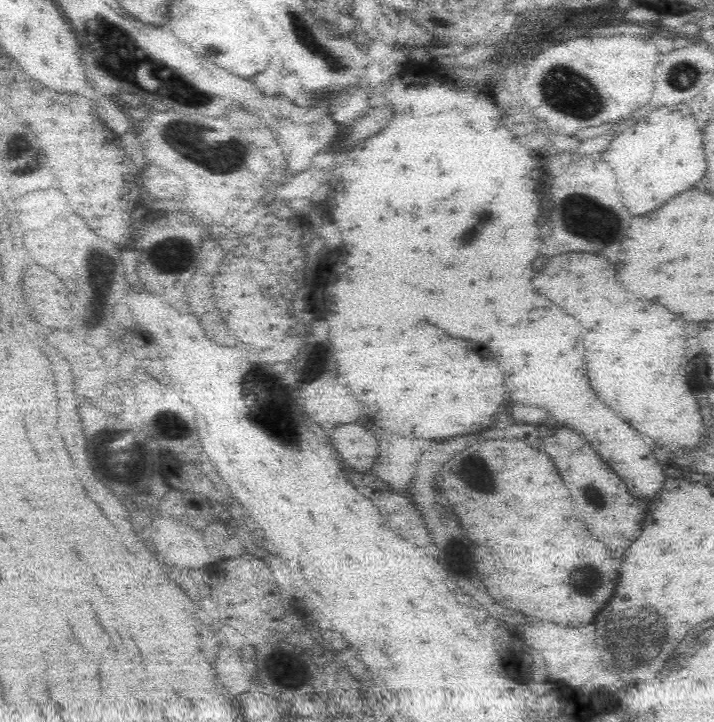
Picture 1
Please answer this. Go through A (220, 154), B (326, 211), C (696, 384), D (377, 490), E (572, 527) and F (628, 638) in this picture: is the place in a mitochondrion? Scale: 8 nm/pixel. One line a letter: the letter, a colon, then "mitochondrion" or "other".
A: mitochondrion
B: other
C: other
D: other
E: other
F: mitochondrion

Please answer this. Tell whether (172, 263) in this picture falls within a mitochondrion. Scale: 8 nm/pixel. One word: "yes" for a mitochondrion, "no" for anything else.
yes

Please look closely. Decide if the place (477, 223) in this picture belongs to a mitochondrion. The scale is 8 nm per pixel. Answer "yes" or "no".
yes

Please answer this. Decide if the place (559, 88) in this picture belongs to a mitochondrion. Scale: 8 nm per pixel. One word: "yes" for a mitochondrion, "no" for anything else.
yes

